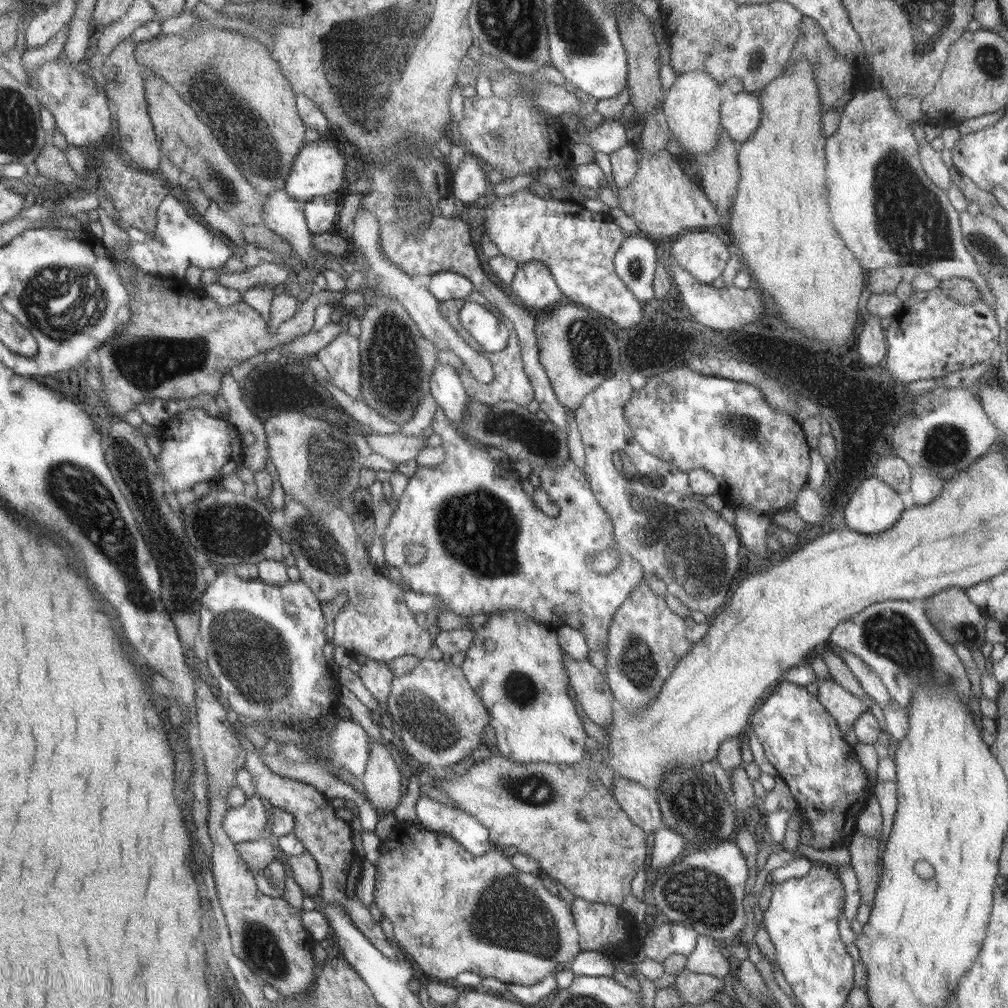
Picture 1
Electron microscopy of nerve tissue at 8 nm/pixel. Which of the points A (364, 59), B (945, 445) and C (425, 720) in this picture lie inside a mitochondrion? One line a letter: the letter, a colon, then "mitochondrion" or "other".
A: mitochondrion
B: mitochondrion
C: mitochondrion

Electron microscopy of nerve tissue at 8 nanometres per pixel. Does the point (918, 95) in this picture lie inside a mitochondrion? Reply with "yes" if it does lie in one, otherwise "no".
no

